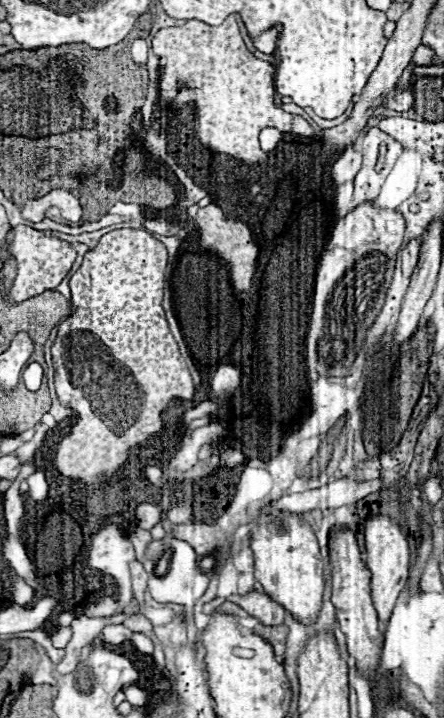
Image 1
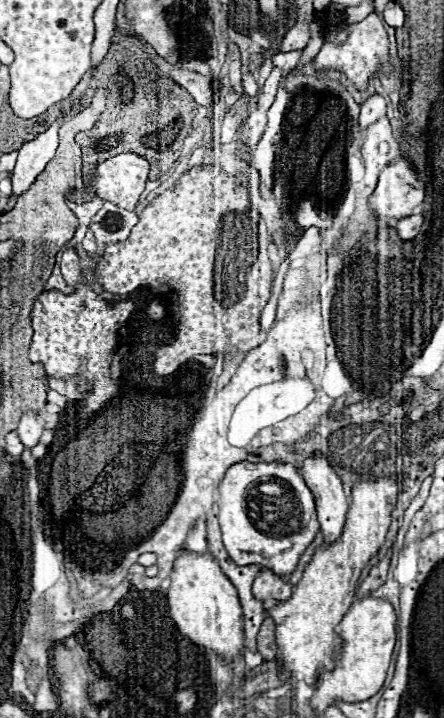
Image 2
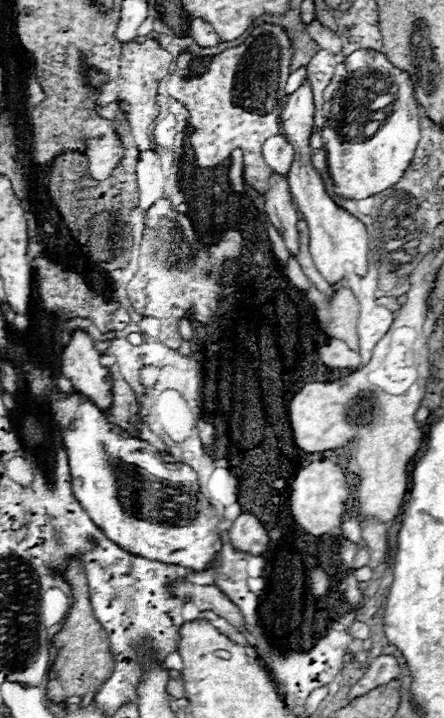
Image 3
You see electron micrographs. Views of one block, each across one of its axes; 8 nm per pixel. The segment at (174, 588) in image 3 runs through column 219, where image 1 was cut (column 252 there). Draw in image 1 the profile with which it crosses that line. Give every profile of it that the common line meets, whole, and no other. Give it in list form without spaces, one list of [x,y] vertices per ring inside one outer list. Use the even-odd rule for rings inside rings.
[[[250,590],[244,596],[232,594],[228,600],[242,606],[250,616],[256,616],[266,626],[278,626],[286,618],[286,610],[278,602],[272,602],[264,592],[258,592],[258,590]]]

